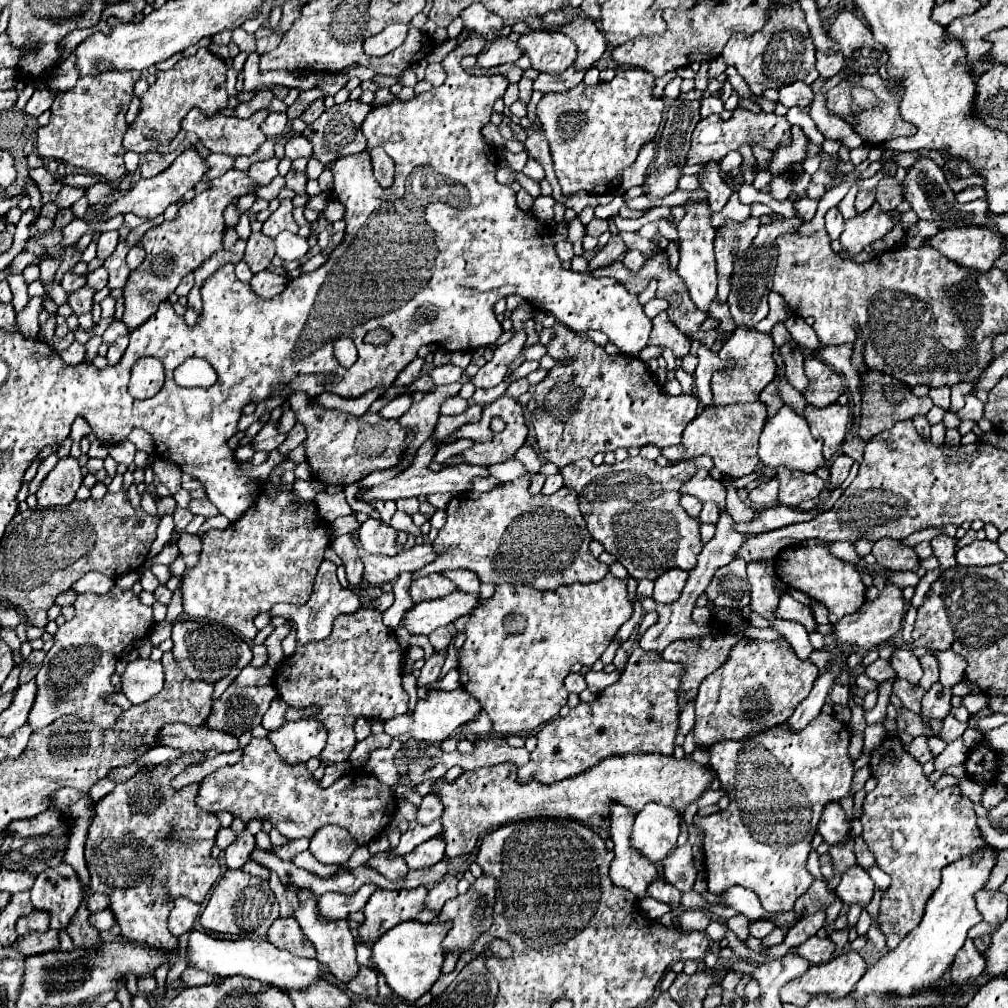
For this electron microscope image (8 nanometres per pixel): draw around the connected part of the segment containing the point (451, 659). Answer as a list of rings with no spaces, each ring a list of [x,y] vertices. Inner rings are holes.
[[[455,636],[452,637],[451,643],[448,646],[447,649],[447,657],[445,660],[445,663],[442,667],[442,672],[441,672],[441,677],[442,679],[451,669],[455,669],[458,667],[457,663],[457,651],[454,647],[454,641],[455,641]]]

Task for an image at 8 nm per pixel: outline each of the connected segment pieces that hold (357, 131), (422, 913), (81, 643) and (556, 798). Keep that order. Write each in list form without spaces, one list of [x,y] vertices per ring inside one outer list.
[[[345,101],[341,105],[333,105],[331,109],[323,111],[321,117],[317,121],[309,123],[303,131],[303,137],[307,137],[313,145],[313,155],[321,163],[331,165],[335,161],[335,157],[359,153],[361,149],[365,149],[365,137],[361,133],[361,123],[369,111],[371,111],[371,105],[361,103],[361,101]]]
[[[425,887],[399,891],[377,889],[363,909],[365,921],[359,925],[359,941],[365,945],[373,945],[383,933],[403,921],[431,923],[435,919],[435,913],[429,913],[423,907],[425,895]]]
[[[113,587],[107,595],[85,593],[75,601],[75,617],[59,627],[53,639],[53,647],[43,659],[39,673],[35,675],[37,697],[27,717],[27,725],[37,731],[51,725],[63,715],[77,715],[89,725],[109,729],[121,715],[121,707],[109,703],[107,697],[115,693],[111,675],[119,655],[139,637],[149,635],[153,627],[153,609],[143,605],[139,597],[129,589],[121,591]]]
[[[625,755],[625,757],[607,757],[603,763],[595,765],[589,771],[579,773],[573,779],[565,779],[565,781],[557,781],[553,785],[541,785],[541,783],[517,783],[515,781],[515,765],[513,763],[499,763],[499,765],[491,765],[491,767],[481,767],[475,771],[463,771],[455,781],[447,781],[445,777],[437,779],[433,783],[431,793],[439,795],[439,799],[445,805],[445,811],[441,815],[443,823],[443,839],[447,841],[447,857],[457,857],[457,855],[465,855],[471,853],[471,849],[475,847],[475,843],[479,841],[479,837],[487,835],[493,829],[499,829],[501,825],[509,825],[515,821],[530,819],[534,817],[555,817],[556,819],[573,819],[581,825],[589,825],[589,827],[601,827],[601,829],[609,829],[609,809],[607,803],[609,801],[621,801],[629,807],[633,807],[635,811],[641,811],[649,801],[657,801],[661,805],[669,805],[673,809],[683,811],[689,803],[693,803],[695,799],[699,799],[703,795],[703,791],[707,791],[715,779],[715,771],[707,765],[699,765],[691,759],[677,759],[673,755]]]

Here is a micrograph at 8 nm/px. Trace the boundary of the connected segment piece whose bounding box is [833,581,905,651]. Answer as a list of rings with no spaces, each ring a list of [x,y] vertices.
[[[885,581],[885,589],[879,593],[879,597],[871,603],[865,603],[857,613],[845,615],[833,629],[837,633],[837,643],[851,643],[859,645],[861,649],[871,649],[873,645],[879,645],[887,639],[891,639],[899,629],[901,629],[901,619],[905,613],[905,601],[901,595],[901,589]]]

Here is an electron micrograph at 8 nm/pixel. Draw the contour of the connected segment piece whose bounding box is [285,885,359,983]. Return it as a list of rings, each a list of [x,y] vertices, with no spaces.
[[[285,885],[285,889],[297,893],[299,897],[299,907],[293,911],[293,917],[299,921],[307,939],[315,945],[317,959],[325,965],[329,973],[333,973],[339,981],[347,983],[351,977],[357,975],[357,969],[359,969],[359,963],[355,961],[355,939],[349,931],[347,919],[321,919],[321,913],[317,909],[317,895],[313,895],[309,889],[295,889],[289,885]]]

